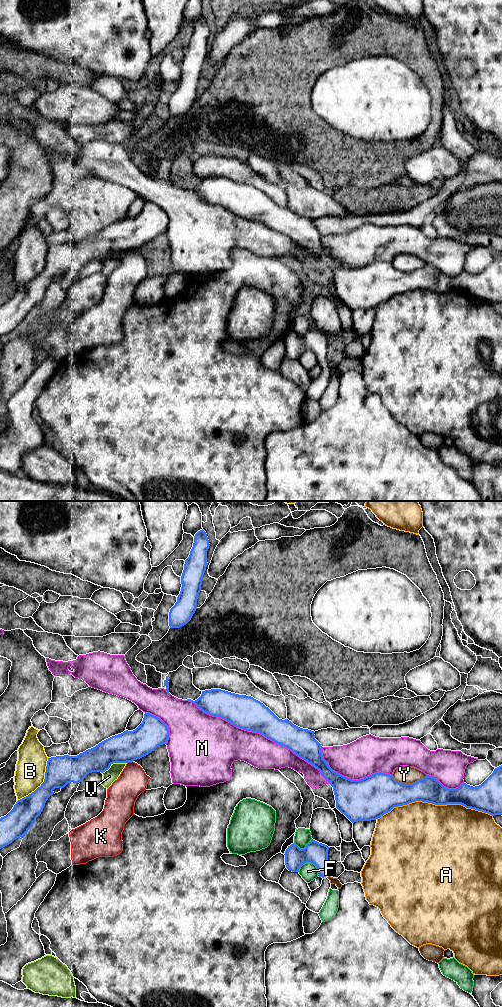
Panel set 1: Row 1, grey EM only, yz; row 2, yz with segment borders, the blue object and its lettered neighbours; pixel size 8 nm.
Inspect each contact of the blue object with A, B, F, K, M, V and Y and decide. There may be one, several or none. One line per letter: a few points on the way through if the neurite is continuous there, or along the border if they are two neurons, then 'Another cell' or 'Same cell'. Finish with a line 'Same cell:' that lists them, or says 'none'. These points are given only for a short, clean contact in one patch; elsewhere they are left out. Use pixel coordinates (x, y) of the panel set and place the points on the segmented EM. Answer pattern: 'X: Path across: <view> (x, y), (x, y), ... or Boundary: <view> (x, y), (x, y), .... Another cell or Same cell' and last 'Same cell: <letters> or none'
A: Another cell
B: Another cell
F: Boundary: yz (298, 869), (303, 864), (311, 862), (315, 866), (318, 875). Another cell
K: Another cell
M: Another cell
V: Another cell
Y: Another cell
Same cell: none

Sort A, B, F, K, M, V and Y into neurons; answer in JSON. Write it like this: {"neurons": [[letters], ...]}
{"neurons": [["A"], ["B"], ["F"], ["K"], ["M"], ["V"], ["Y"]]}

